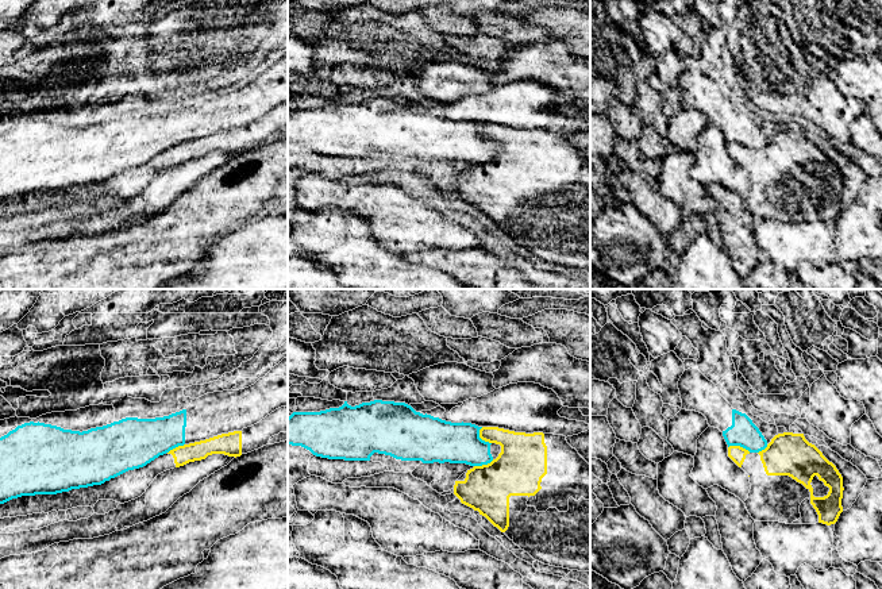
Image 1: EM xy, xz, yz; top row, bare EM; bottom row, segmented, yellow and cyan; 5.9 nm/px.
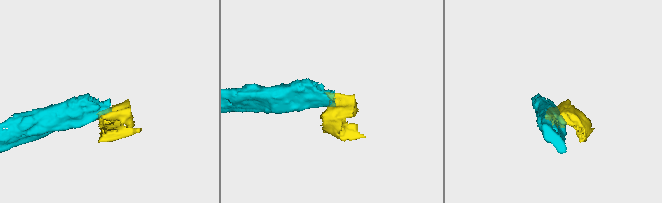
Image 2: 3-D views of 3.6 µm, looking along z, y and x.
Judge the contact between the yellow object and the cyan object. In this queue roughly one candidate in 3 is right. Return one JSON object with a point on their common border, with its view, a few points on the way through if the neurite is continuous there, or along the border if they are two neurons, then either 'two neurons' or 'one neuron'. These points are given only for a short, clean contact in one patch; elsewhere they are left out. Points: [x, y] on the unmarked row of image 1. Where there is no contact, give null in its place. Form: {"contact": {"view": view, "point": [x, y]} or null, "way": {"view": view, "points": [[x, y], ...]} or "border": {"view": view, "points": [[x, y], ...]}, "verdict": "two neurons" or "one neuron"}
{"contact": {"view": "xz", "point": [481, 135]}, "border": {"view": "xz", "points": [[481, 124], [480, 134], [490, 141]]}, "verdict": "two neurons"}

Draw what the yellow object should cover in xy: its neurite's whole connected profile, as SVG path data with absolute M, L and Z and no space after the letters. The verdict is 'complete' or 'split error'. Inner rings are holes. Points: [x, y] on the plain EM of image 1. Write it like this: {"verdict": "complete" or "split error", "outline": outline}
{"verdict": "split error", "outline": "M288 103L281 104L259 120L222 131L205 138L178 143L159 153L143 165L128 168L101 182L72 186L57 192L22 193L0 201L0 216L68 208L77 204L95 204L99 197L124 201L140 195L154 176L170 166L205 157L212 151L240 154L266 143L271 134L288 128Z"}

